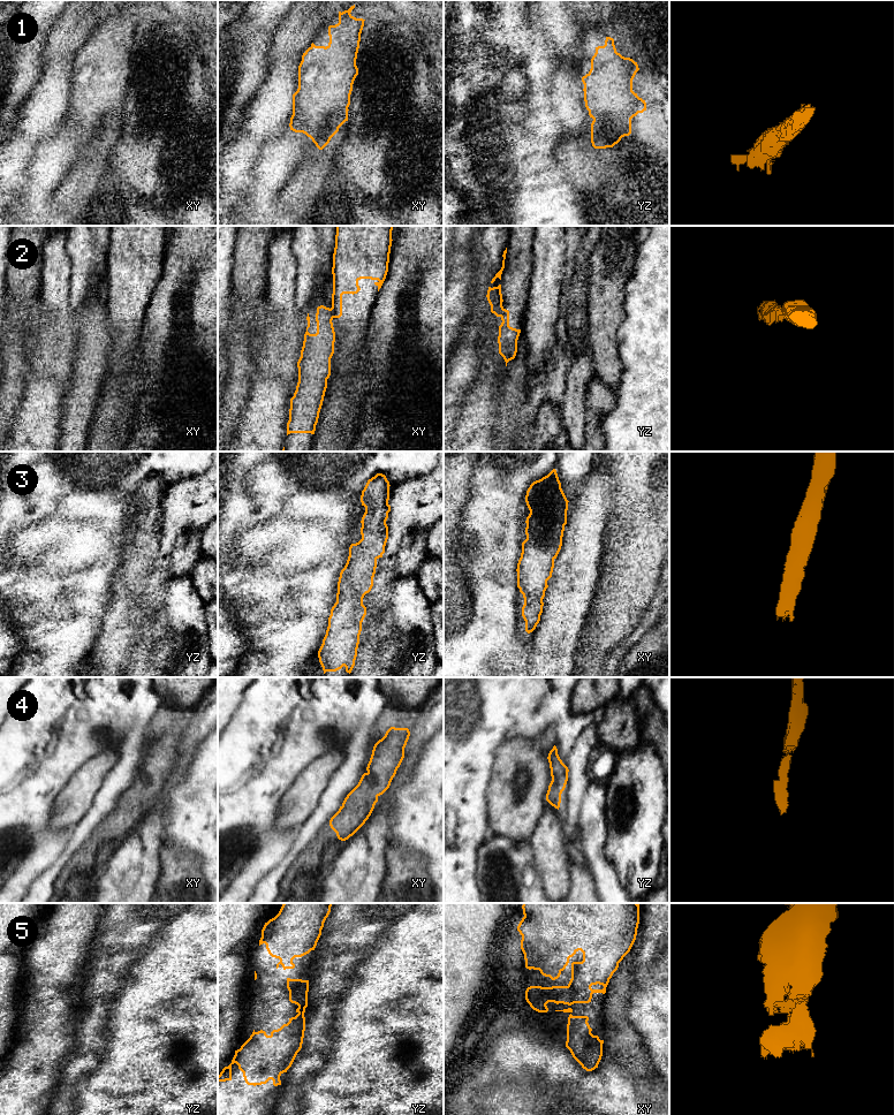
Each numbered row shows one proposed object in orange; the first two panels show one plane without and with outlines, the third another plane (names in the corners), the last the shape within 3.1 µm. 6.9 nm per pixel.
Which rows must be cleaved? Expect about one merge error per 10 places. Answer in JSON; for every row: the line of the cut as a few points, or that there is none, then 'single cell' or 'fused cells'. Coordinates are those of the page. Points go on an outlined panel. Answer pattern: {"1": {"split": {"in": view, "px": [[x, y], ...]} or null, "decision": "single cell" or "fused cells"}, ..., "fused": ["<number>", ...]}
{"1": {"split": null, "decision": "single cell"}, "2": {"split": {"in": "xy", "px": [[331, 308], [333, 317]]}, "decision": "fused cells"}, "3": {"split": null, "decision": "single cell"}, "4": {"split": null, "decision": "single cell"}, "5": {"split": null, "decision": "single cell"}, "fused": ["2"]}

